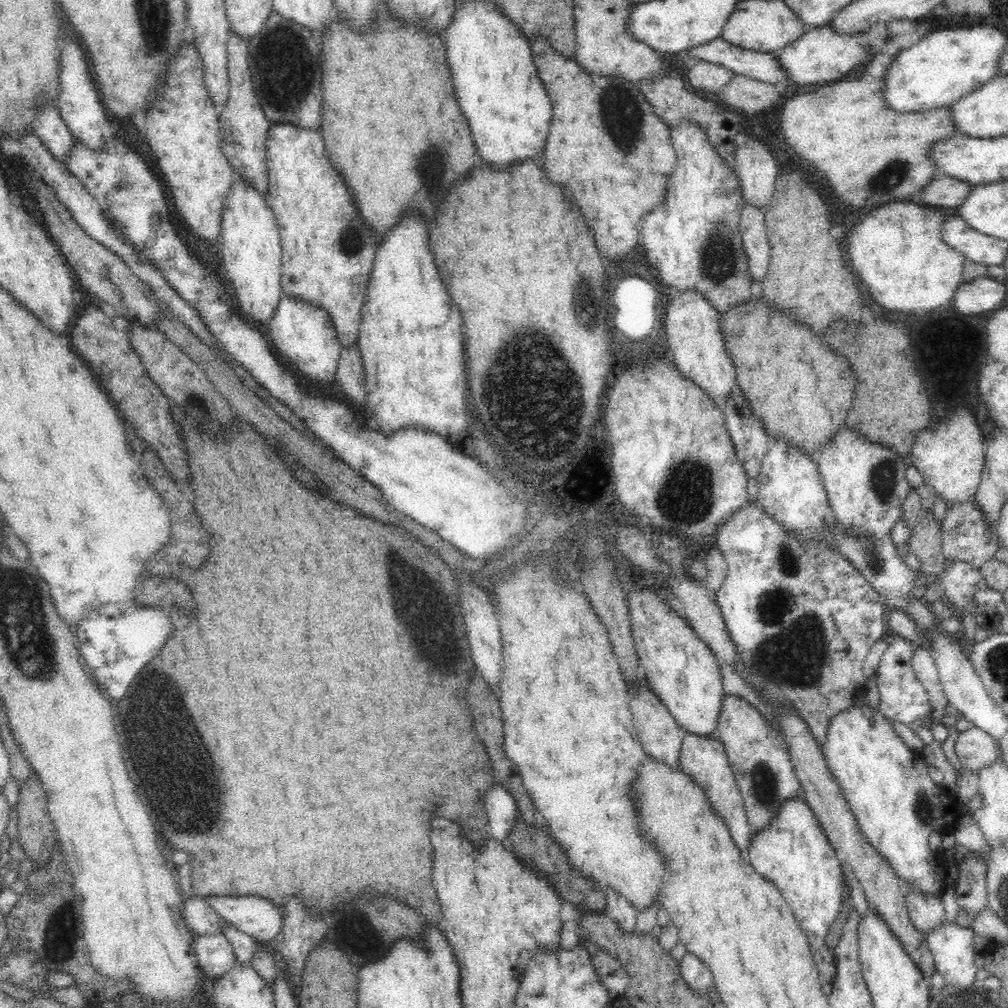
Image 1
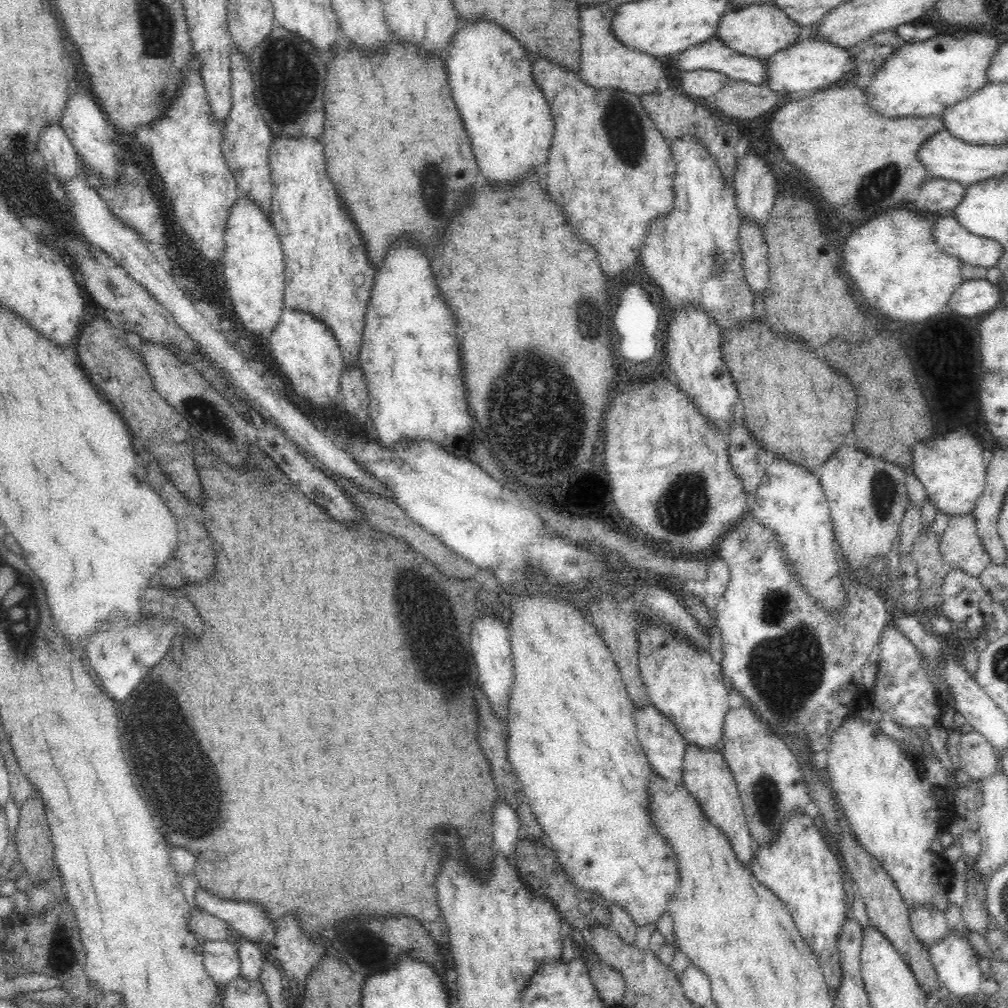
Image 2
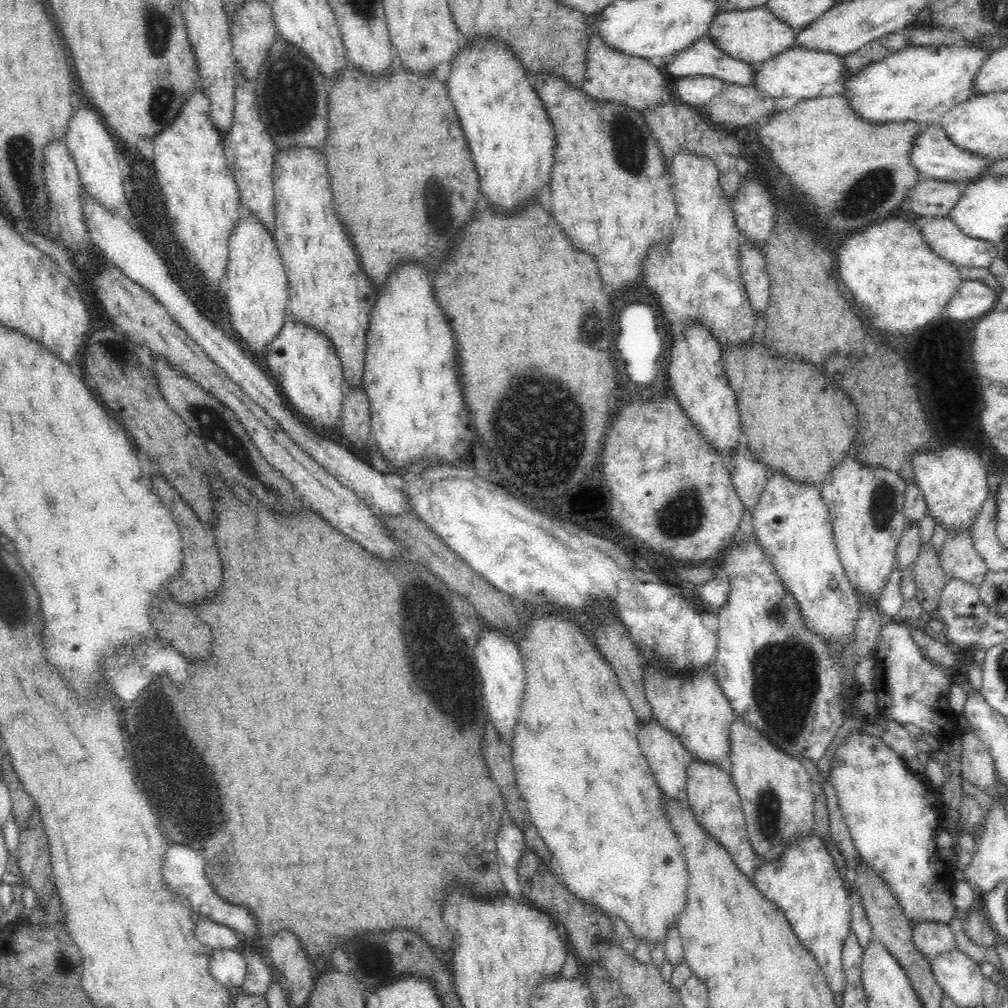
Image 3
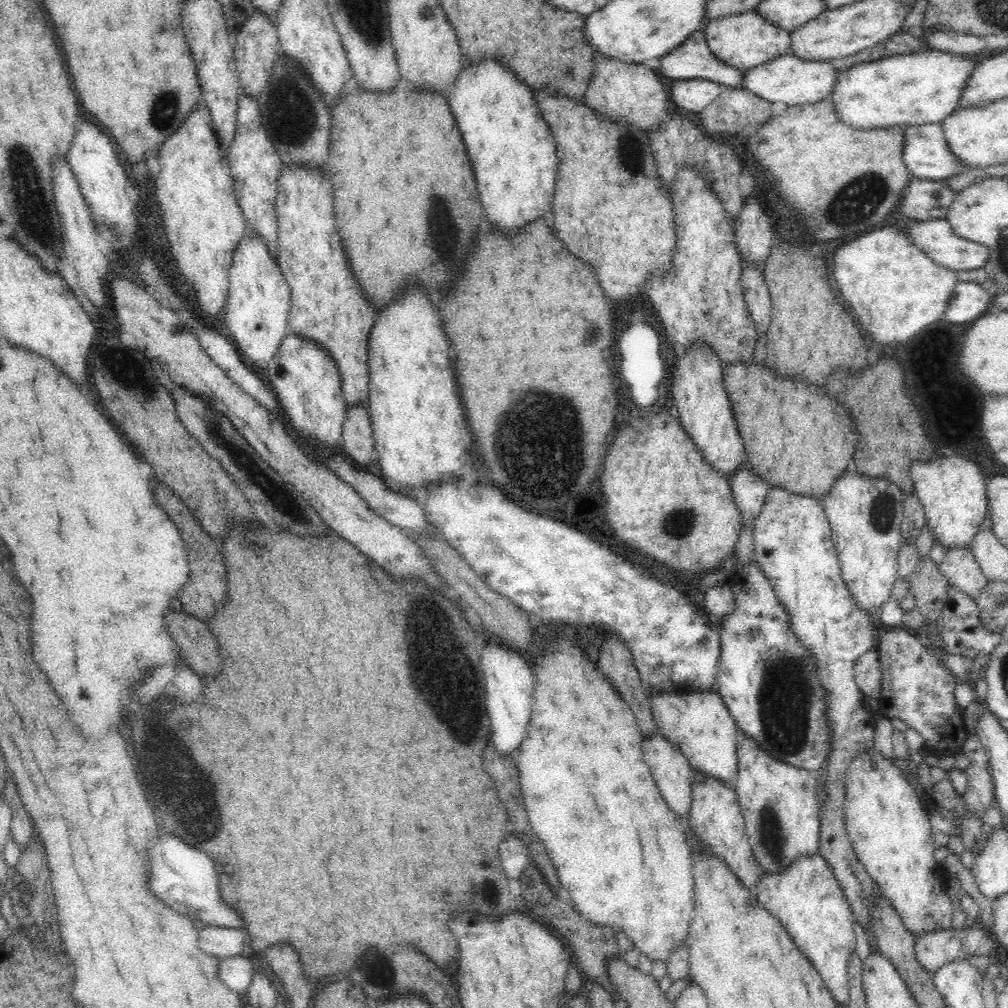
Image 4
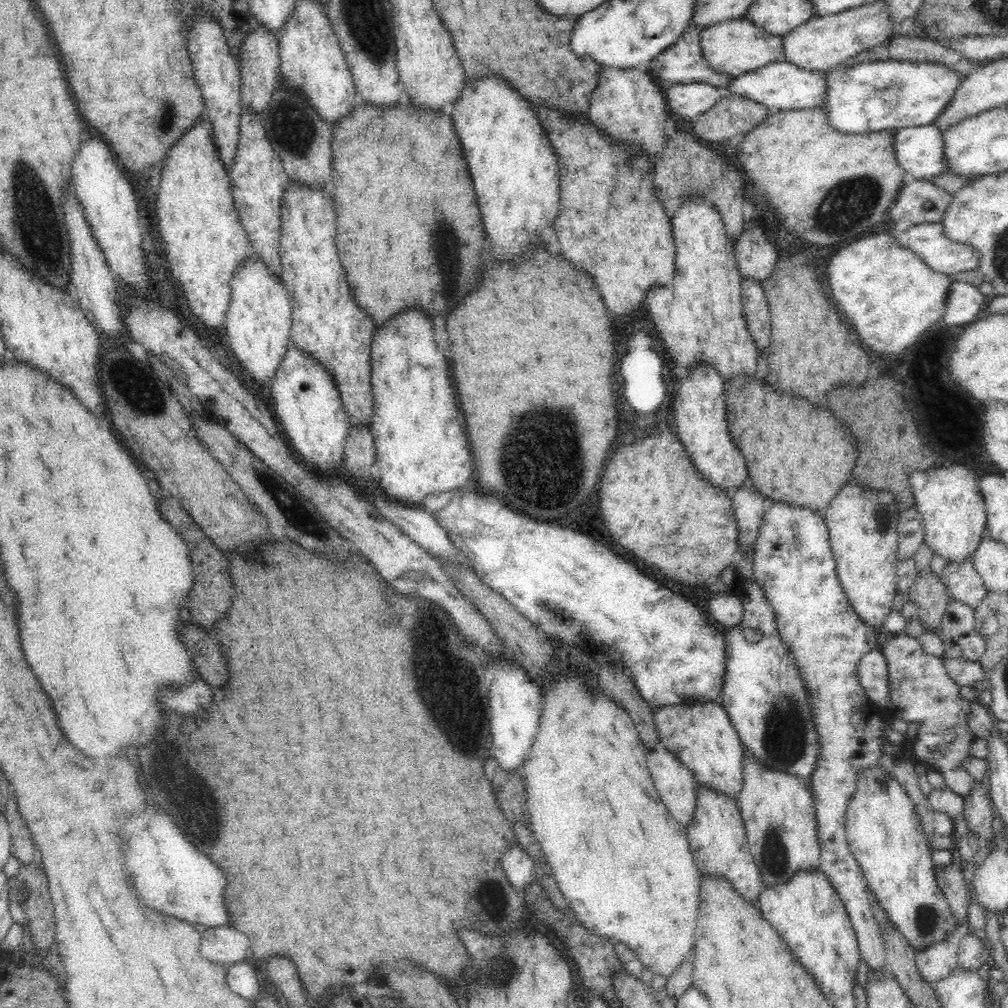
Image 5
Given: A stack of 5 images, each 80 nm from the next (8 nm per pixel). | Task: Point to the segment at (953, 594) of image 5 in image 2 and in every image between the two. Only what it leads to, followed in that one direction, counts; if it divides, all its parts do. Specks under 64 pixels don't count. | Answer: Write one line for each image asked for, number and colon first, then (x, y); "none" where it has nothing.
2: (960, 548)
3: (959, 560)
4: (961, 571)

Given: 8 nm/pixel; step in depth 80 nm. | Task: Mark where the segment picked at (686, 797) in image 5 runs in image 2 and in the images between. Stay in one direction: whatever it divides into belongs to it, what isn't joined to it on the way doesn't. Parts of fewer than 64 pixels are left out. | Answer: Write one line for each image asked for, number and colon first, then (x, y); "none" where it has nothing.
2: (665, 749)
3: (667, 758)
4: (672, 773)

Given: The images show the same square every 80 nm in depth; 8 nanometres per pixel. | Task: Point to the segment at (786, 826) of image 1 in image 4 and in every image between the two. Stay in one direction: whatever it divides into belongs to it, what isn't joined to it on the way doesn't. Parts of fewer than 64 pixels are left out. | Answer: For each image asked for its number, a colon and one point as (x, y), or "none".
2: (798, 867)
3: (804, 883)
4: (806, 898)

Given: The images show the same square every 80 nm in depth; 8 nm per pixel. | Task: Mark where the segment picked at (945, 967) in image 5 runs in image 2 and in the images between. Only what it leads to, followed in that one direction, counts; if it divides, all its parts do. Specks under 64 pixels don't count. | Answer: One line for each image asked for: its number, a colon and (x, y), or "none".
2: (929, 925)
3: (932, 939)
4: (938, 948)

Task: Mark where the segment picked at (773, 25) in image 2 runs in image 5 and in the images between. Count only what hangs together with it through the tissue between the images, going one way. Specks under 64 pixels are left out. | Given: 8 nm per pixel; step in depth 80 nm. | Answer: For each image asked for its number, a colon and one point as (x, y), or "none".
3: (754, 35)
4: (745, 40)
5: (731, 48)

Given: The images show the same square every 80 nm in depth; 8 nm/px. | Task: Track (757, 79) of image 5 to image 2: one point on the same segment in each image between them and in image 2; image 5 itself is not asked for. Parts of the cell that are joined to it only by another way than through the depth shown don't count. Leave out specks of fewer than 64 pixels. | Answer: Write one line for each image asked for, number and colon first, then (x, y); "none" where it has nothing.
2: (807, 66)
3: (797, 73)
4: (787, 78)

